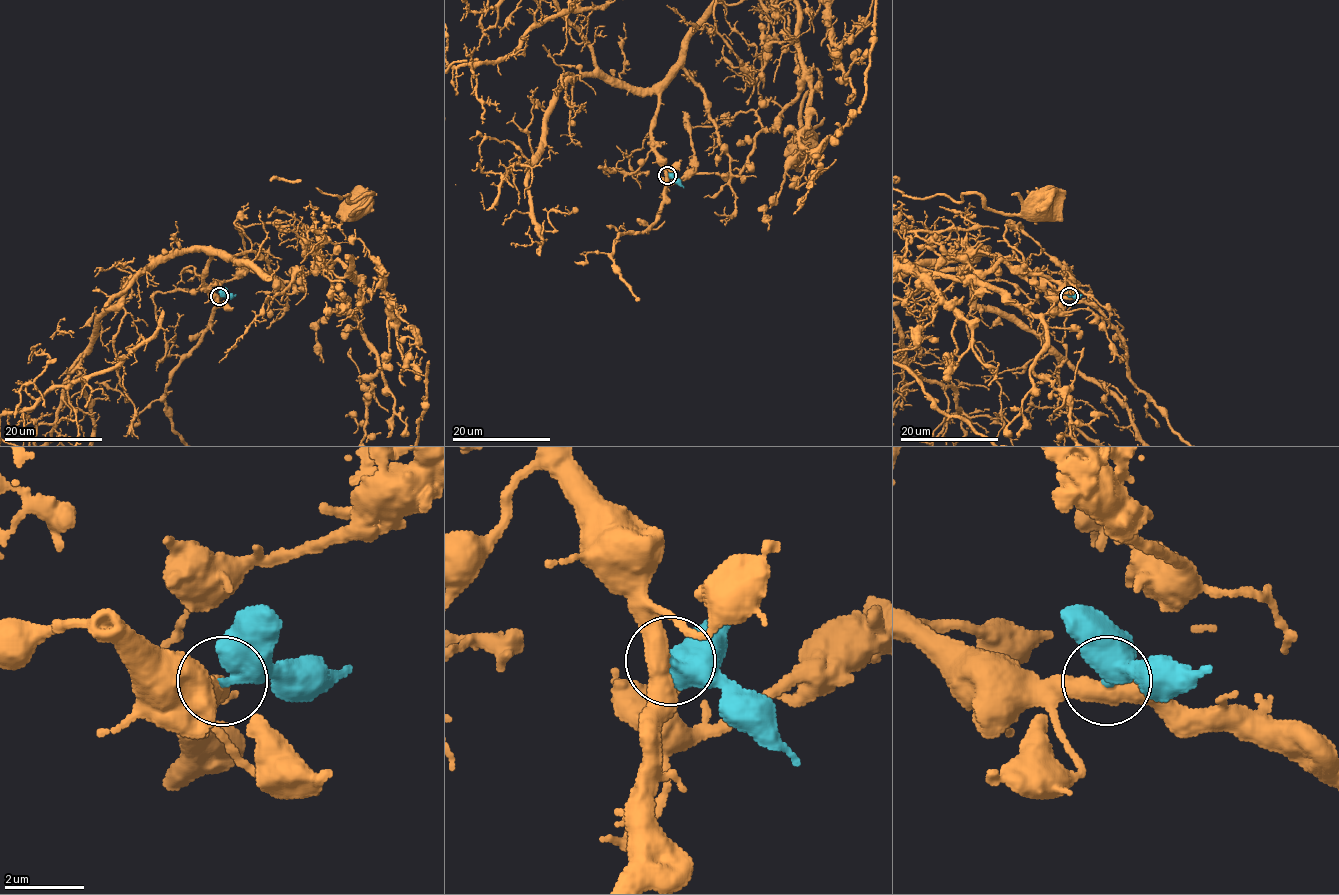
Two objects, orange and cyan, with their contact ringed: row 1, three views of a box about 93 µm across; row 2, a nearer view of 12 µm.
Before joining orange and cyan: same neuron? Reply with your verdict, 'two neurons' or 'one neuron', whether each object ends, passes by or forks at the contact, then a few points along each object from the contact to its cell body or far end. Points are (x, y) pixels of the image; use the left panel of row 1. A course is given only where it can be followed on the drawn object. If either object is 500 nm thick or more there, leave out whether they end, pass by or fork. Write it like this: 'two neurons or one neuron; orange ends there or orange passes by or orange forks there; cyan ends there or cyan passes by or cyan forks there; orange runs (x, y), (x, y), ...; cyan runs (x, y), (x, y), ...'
two neurons; orange runs (219, 296), (204, 284), (212, 255), (270, 279), (273, 253), (249, 231), (273, 179), (373, 194), (353, 207); cyan runs (220, 296), (236, 295)

